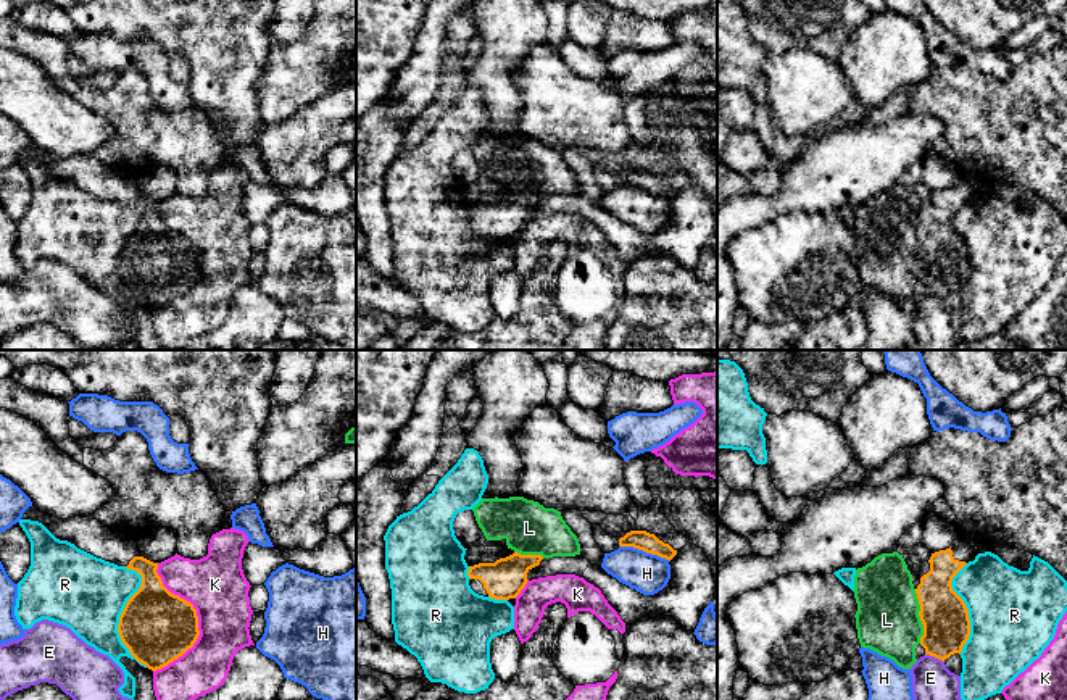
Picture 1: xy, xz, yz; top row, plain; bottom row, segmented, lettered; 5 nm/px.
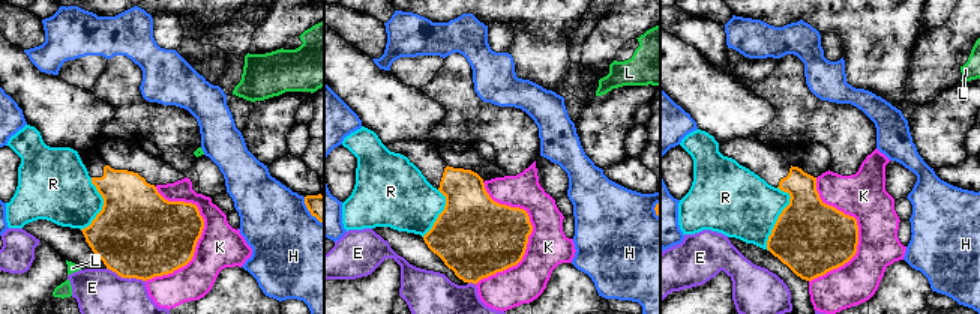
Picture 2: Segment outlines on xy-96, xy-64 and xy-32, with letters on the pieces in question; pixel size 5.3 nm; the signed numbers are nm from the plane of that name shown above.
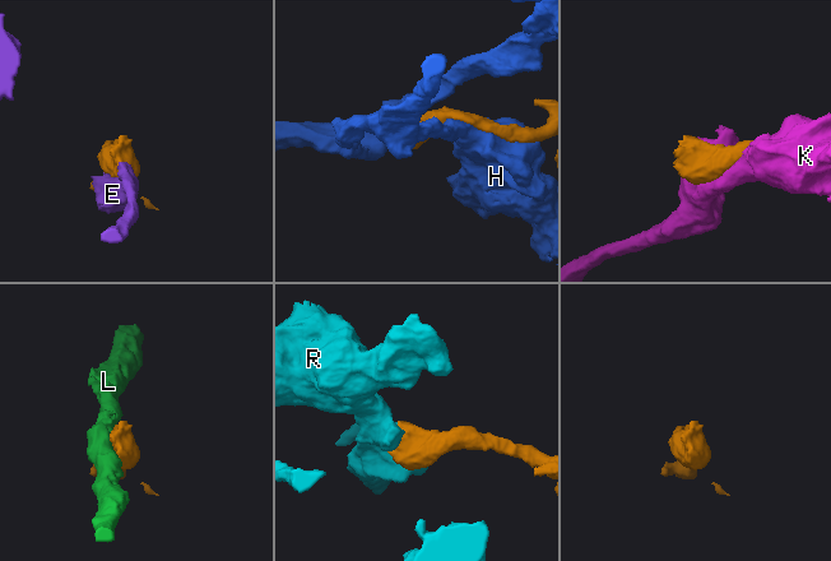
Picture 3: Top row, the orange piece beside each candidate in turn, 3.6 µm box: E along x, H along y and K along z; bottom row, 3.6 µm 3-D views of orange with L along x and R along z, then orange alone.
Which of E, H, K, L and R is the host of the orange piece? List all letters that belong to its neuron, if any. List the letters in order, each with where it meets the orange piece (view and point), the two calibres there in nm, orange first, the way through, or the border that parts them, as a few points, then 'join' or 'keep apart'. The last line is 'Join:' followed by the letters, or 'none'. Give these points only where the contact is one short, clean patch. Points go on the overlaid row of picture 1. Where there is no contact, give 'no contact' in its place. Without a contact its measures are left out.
E: yz (935, 657) | 240/190 nm | keep apart
H: xz (645, 550) | 100/200 nm | keep apart
K: xy (197, 620) | 360/300 nm | keep apart
L: yz (919, 615) | 240/320 nm | keep apart
R: xy (121, 615) | 360/380 nm | keep apart
Join: none

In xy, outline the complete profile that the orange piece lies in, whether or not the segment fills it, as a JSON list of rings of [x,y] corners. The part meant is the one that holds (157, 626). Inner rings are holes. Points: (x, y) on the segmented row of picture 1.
[[[29,506],[21,519],[42,523],[56,539],[137,571],[140,589],[127,600],[118,632],[131,655],[156,671],[182,656],[197,642],[198,616],[193,605],[171,594],[158,576],[158,563],[143,558],[132,535],[102,524],[93,516],[58,519]]]

